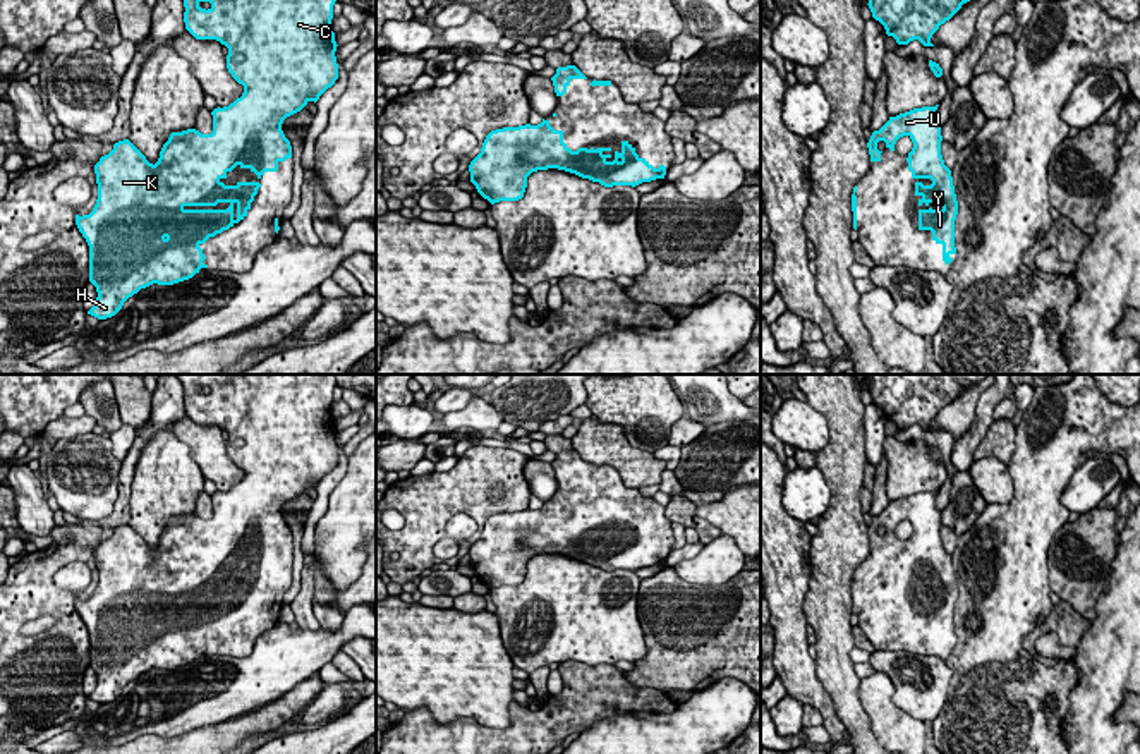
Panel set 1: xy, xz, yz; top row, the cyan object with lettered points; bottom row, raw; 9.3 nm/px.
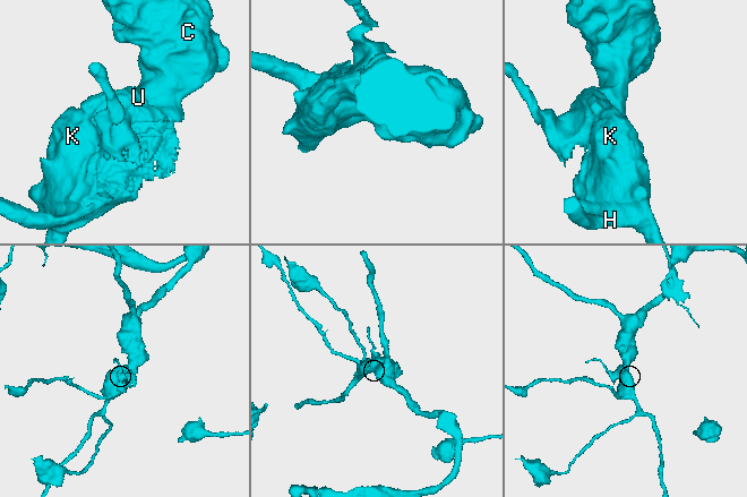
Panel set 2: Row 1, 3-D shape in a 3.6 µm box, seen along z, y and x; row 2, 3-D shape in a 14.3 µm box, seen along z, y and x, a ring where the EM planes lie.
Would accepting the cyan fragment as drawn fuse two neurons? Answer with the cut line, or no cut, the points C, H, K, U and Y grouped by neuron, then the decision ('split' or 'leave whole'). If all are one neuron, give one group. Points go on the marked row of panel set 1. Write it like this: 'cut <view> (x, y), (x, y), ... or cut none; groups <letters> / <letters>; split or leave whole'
cut none; groups C H K U Y; leave whole

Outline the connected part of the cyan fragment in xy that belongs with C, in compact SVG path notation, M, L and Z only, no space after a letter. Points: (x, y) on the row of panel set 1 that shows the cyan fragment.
M184 0L185 29L196 40L216 40L228 48L227 69L244 86L244 93L233 103L215 108L213 132L201 134L196 129L172 132L153 165L129 141L118 141L113 149L94 165L98 199L89 215L76 215L76 225L89 246L89 282L96 287L96 304L88 314L106 319L115 316L124 302L153 283L173 285L192 278L206 256L199 247L209 237L228 230L247 216L251 203L261 187L259 182L237 182L225 185L221 180L237 165L249 168L261 179L266 172L276 172L278 163L292 158L290 141L282 131L287 117L300 112L338 79L337 41L331 31L333 5L337 0Z

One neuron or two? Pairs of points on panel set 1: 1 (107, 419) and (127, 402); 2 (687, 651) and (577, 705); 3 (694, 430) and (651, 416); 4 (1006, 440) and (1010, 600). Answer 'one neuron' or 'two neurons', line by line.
1: two neurons
2: two neurons
3: two neurons
4: two neurons

